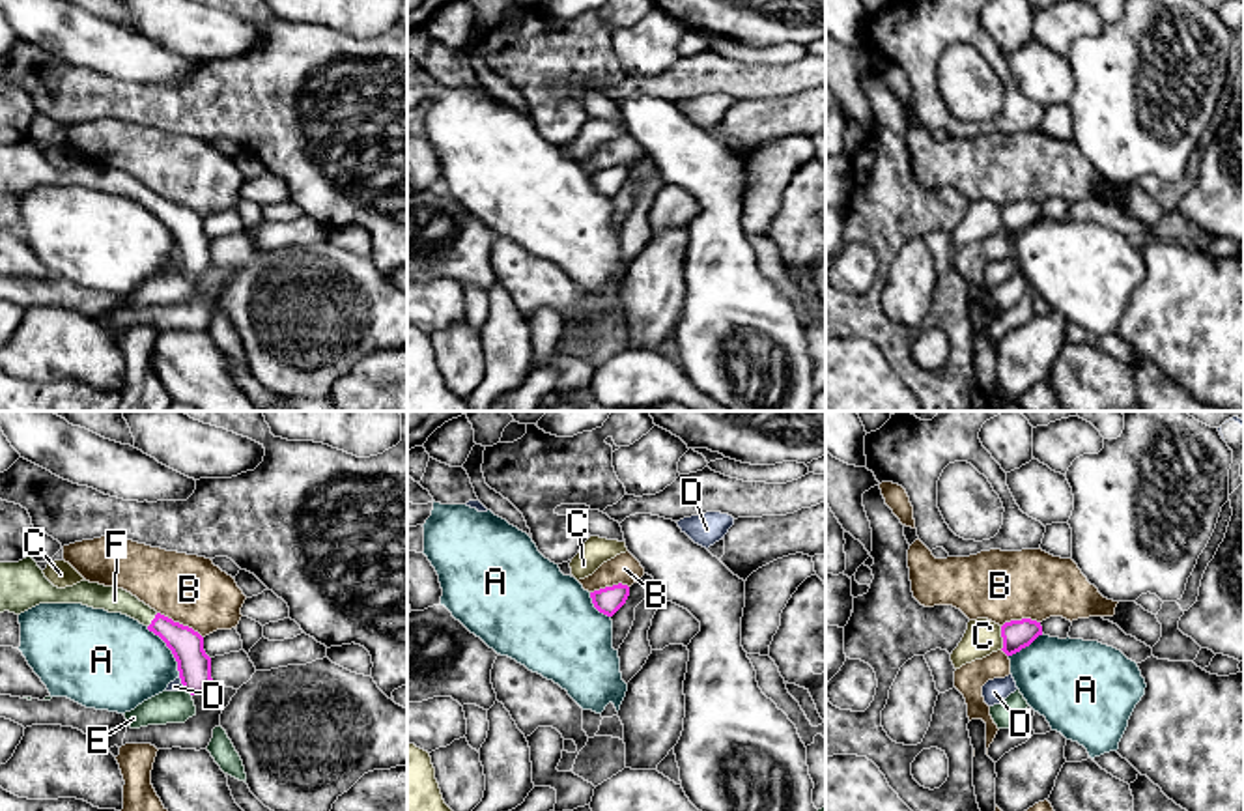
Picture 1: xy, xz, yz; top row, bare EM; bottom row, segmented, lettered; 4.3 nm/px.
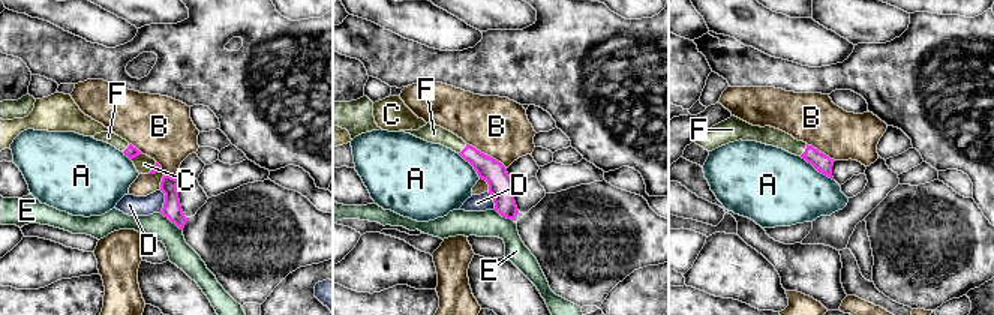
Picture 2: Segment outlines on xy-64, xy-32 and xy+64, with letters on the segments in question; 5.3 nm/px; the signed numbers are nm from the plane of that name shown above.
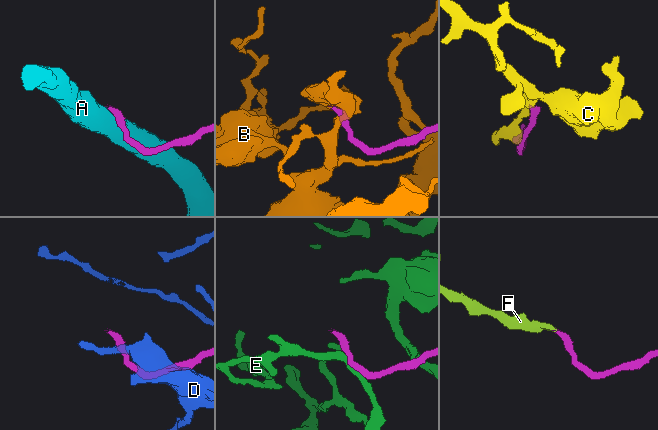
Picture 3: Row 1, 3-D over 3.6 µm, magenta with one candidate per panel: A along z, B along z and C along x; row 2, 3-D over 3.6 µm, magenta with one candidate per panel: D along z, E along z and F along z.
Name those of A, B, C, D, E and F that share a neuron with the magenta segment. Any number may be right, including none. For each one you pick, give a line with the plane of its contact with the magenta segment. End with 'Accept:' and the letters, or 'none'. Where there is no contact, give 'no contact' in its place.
F: contact in xy
Accept: F

